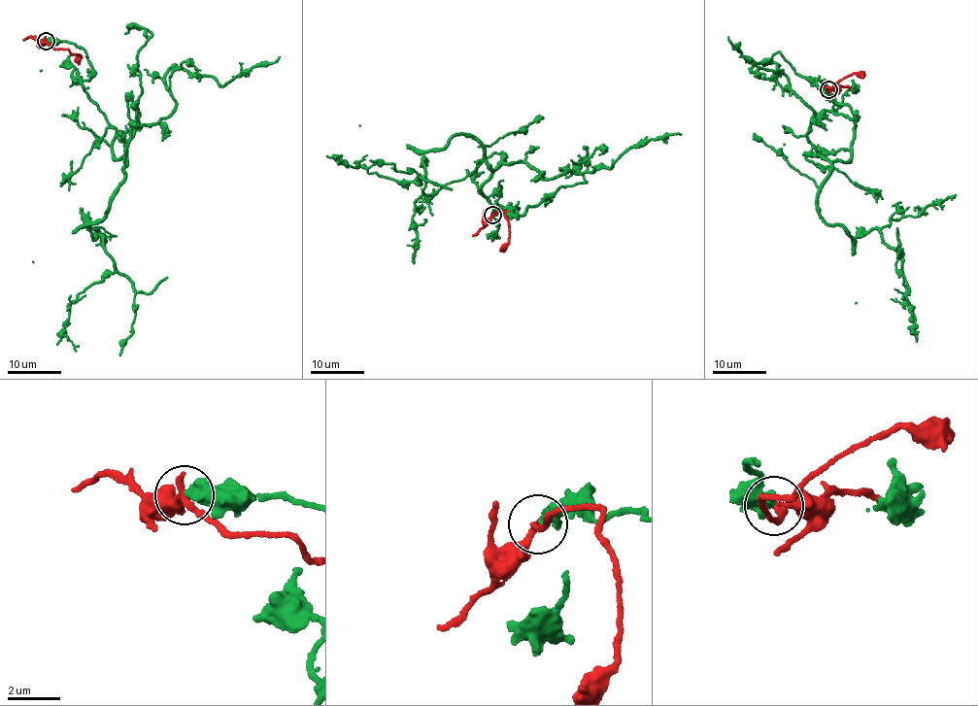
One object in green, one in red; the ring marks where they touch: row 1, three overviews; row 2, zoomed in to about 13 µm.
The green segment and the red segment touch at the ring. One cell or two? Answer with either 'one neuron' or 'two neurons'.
two neurons

